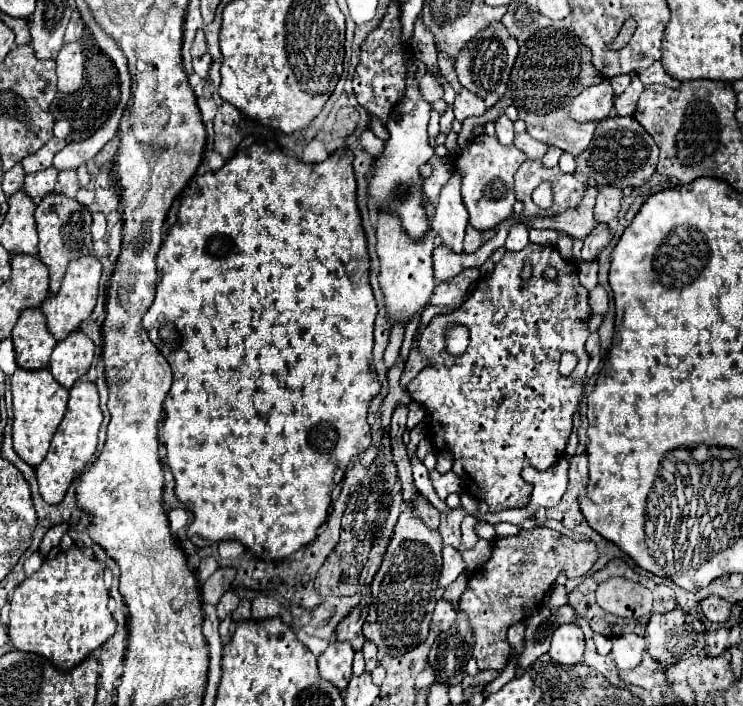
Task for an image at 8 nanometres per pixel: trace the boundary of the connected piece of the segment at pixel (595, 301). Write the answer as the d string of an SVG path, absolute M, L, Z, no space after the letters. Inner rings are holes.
M598 284L598 286L596 286L592 292L590 292L588 302L590 302L592 316L594 316L594 314L604 316L604 314L608 312L608 294L606 294L606 290L604 290L600 284Z

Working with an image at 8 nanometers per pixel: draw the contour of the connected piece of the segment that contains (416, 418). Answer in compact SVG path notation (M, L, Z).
M415 401L410 403L408 408L409 414L406 423L406 430L410 431L423 420L426 410L420 403Z

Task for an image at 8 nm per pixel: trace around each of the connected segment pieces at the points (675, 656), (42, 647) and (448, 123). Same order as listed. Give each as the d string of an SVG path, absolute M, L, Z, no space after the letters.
M674 608L666 614L654 614L646 626L646 642L648 642L648 654L660 662L662 666L674 666L680 660L694 658L704 652L706 646L706 630L698 616L686 614L680 608Z
M72 544L26 578L10 598L8 636L16 650L48 658L56 668L68 670L90 656L114 632L116 622L108 610L108 590L102 582L104 564Z
M448 106L439 120L440 132L449 134L452 131L452 121L455 119L453 107Z

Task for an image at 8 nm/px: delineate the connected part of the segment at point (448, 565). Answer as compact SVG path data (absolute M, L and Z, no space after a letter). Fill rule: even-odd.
M444 546L442 550L442 558L444 558L444 564L442 564L442 574L440 574L440 586L450 586L460 574L464 574L466 566L464 566L464 560L460 556L460 552L452 546Z

